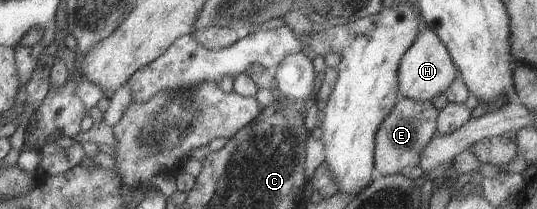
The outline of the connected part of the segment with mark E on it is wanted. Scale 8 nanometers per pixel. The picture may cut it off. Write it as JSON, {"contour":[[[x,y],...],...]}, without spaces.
{"contour":[[[397,97],[393,108],[379,125],[374,138],[374,171],[380,176],[399,174],[405,167],[418,165],[421,151],[436,135],[437,111],[429,100]]]}

